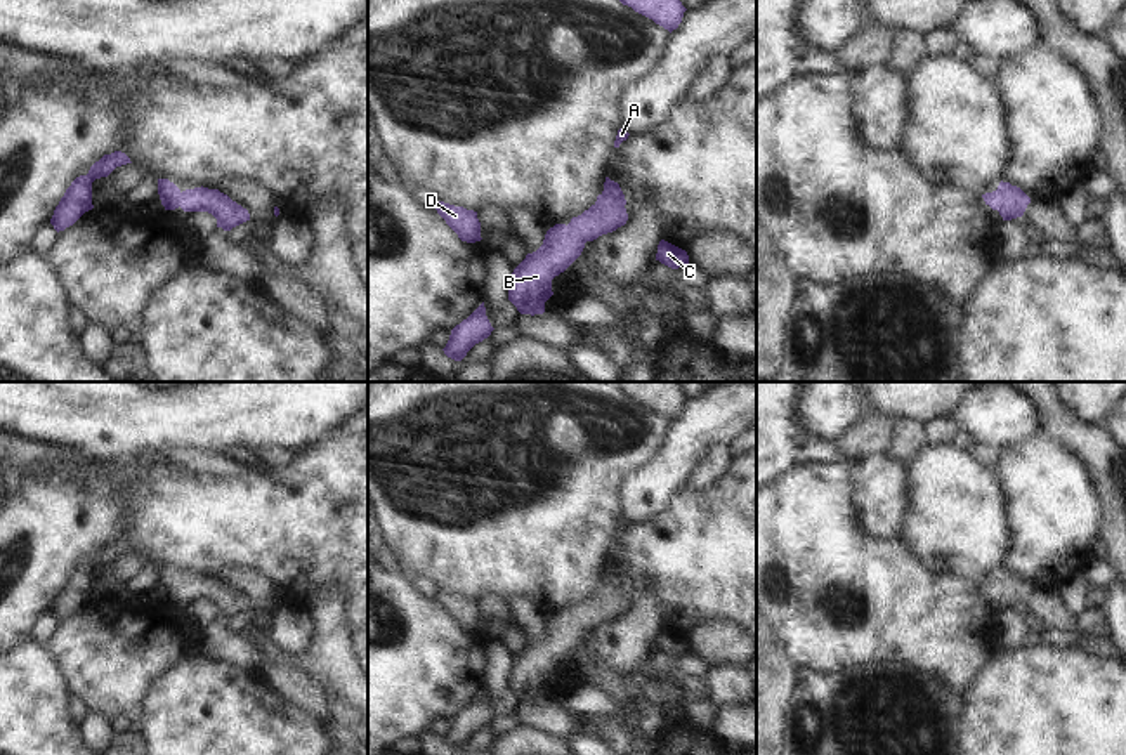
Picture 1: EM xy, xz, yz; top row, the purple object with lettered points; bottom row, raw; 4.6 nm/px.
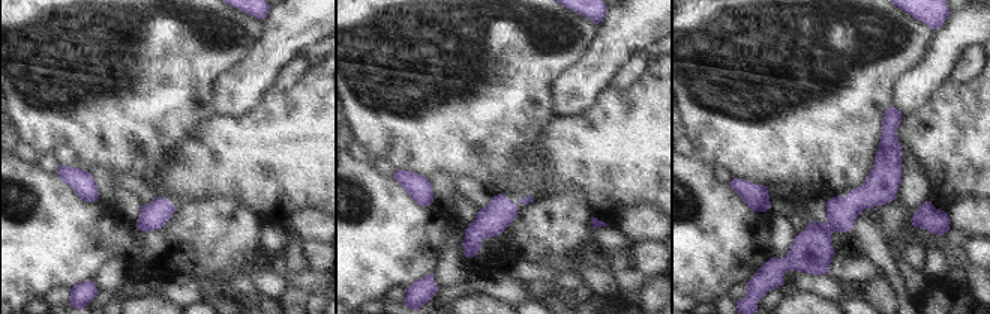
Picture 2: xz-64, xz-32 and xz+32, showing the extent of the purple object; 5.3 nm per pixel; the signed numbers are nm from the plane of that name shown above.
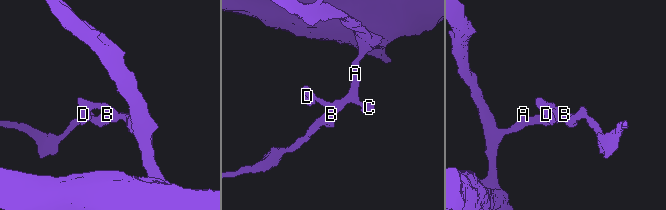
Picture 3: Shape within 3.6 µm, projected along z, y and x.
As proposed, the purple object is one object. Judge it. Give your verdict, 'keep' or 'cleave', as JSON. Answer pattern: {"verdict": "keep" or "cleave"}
{"verdict": "keep"}

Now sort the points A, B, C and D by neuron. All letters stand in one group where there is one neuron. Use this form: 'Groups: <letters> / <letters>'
Groups: A B C D.

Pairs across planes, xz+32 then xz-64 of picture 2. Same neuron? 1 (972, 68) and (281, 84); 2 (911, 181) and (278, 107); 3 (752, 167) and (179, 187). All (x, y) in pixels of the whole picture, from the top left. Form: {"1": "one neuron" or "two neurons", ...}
{"1": "one neuron", "2": "two neurons", "3": "two neurons"}

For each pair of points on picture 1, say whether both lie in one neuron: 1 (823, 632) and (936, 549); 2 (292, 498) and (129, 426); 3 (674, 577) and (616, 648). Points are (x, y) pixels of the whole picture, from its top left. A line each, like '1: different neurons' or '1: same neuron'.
1: different neurons
2: different neurons
3: different neurons

